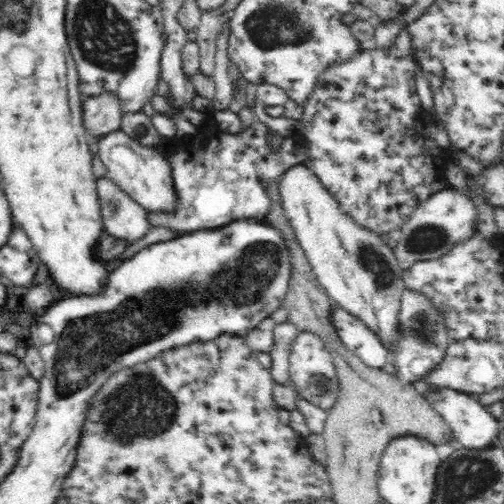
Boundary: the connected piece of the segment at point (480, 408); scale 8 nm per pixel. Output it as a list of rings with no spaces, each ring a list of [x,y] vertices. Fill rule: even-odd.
[[[430,388],[423,392],[423,397],[450,425],[458,443],[457,447],[469,450],[488,450],[494,446],[492,438],[498,436],[497,419],[486,410],[486,407],[478,401],[476,396],[450,388],[444,388],[444,390],[443,388],[438,388],[438,390]]]

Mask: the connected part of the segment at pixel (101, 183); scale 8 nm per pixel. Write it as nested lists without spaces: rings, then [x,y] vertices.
[[[107,176],[97,179],[97,195],[105,232],[131,244],[151,230],[146,210]]]

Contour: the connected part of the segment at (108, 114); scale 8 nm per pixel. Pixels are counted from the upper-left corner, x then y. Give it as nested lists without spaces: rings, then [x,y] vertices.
[[[100,93],[82,102],[83,123],[90,140],[120,129],[123,115],[116,93]]]

